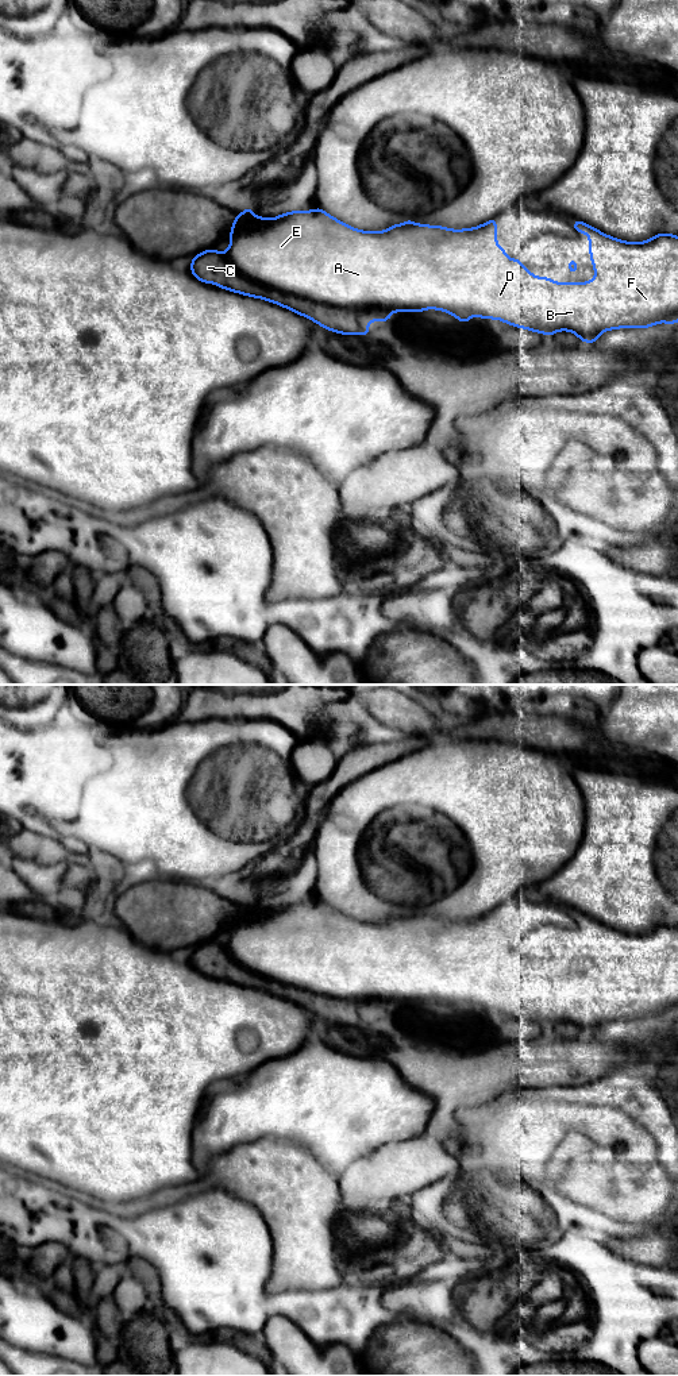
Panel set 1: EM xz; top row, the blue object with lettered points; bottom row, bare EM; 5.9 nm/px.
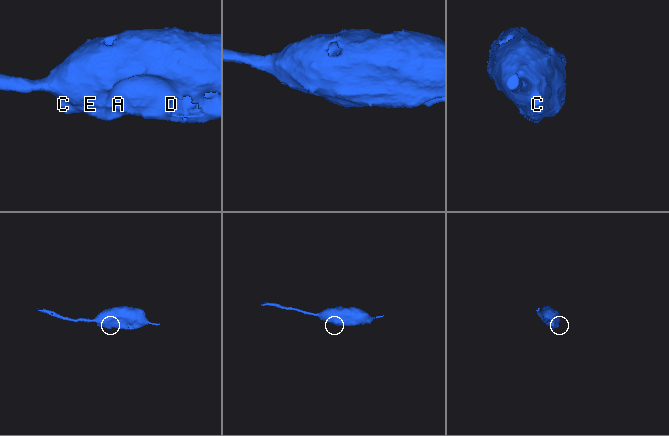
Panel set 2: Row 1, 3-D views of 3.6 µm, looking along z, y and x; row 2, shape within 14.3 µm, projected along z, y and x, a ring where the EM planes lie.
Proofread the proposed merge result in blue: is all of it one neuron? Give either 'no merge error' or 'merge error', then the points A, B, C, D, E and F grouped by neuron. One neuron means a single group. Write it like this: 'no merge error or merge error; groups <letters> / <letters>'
merge error; groups A B D E F / C

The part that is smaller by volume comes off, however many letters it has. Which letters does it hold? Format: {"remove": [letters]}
{"remove": ["C"]}

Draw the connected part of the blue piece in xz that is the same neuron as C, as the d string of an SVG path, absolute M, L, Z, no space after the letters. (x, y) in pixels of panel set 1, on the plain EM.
M205 941L192 949L192 967L204 975L216 975L220 980L243 987L262 990L308 1009L328 1022L340 1026L370 1026L367 1013L353 1001L324 997L280 982L266 979L242 967L224 944Z

